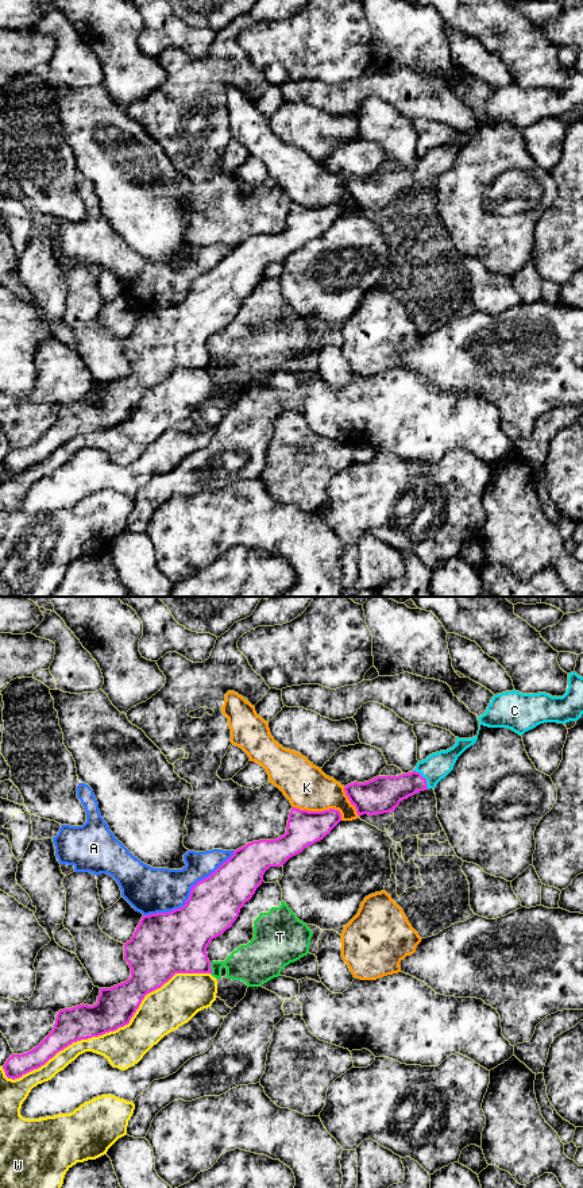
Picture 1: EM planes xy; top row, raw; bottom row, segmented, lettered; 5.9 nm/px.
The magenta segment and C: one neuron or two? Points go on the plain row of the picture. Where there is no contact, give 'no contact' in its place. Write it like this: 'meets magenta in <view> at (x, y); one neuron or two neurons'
meets magenta in xy at (424, 173); one neuron

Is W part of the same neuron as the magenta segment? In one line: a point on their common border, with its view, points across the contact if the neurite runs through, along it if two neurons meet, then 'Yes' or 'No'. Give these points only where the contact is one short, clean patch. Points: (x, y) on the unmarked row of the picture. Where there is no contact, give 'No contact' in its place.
Touches magenta at xy (112, 425). No

